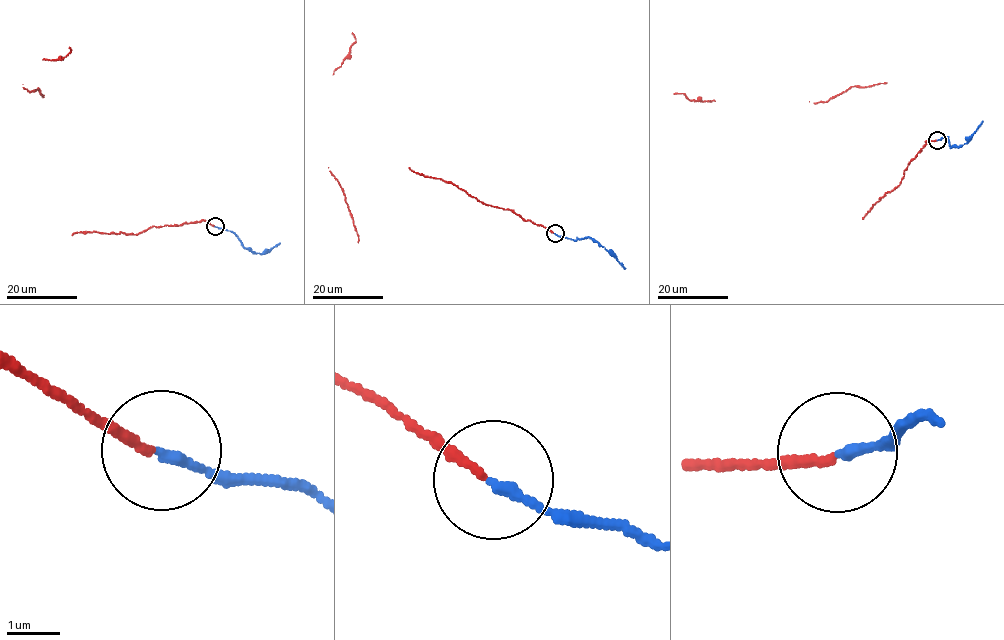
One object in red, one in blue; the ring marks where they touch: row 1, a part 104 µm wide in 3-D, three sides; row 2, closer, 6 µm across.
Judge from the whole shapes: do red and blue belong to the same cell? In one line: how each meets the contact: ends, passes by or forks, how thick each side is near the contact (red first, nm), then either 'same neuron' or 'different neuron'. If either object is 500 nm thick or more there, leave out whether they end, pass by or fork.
red ends | blue ends | 160/200 nm | same neuron

